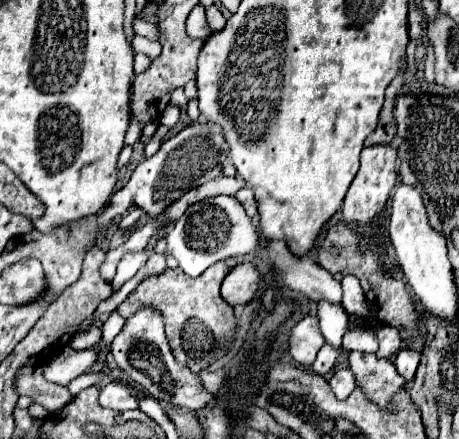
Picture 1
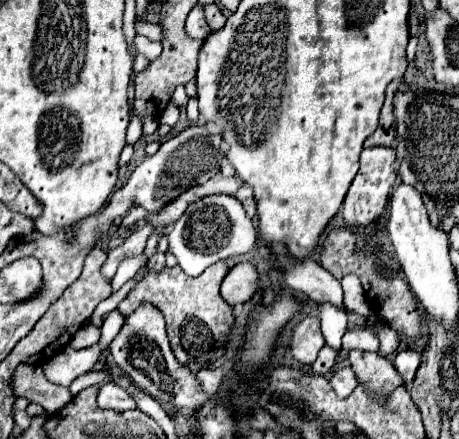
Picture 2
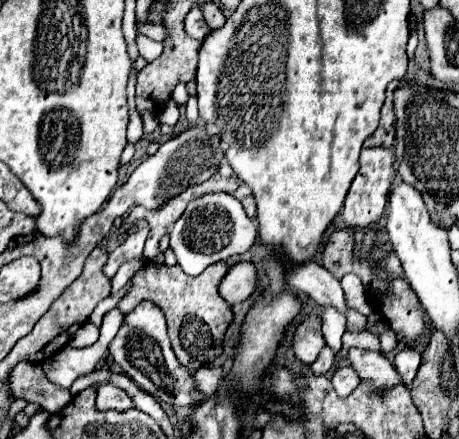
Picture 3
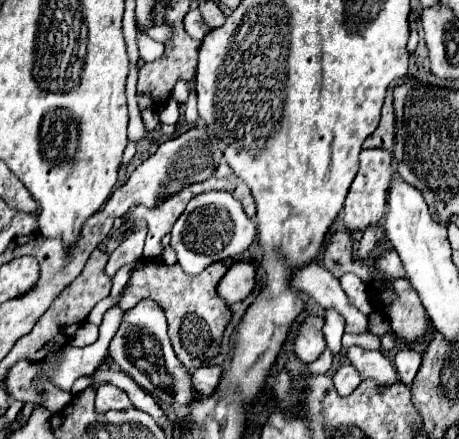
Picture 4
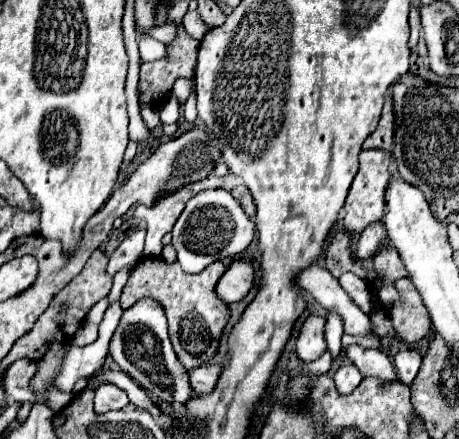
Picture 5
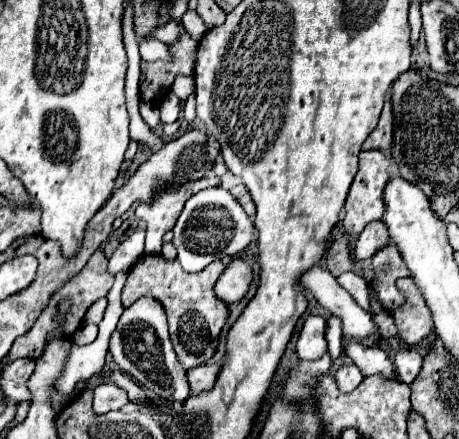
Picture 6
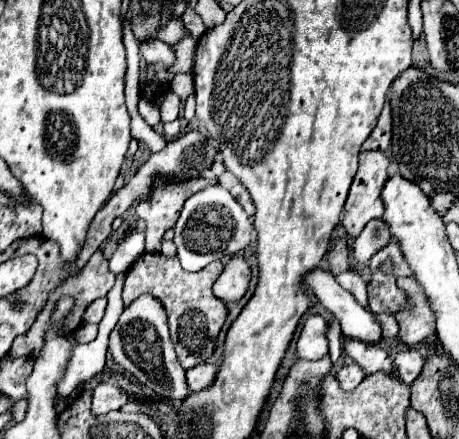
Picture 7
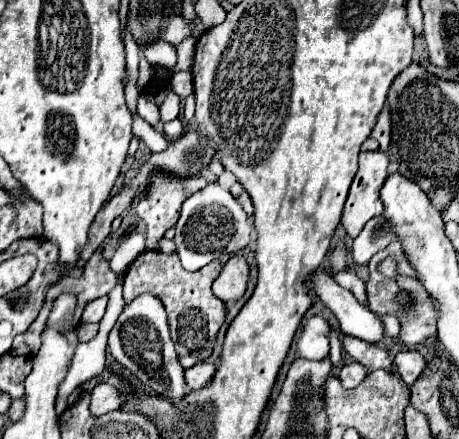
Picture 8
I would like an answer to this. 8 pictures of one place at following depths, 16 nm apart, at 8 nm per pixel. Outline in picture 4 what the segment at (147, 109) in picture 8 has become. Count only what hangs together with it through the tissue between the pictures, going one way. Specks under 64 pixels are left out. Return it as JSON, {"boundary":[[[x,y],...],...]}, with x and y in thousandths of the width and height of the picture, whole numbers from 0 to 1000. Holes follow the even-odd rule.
{"boundary":[[[312,251],[307,255],[320,301],[331,301],[346,282],[346,257],[340,251]]]}

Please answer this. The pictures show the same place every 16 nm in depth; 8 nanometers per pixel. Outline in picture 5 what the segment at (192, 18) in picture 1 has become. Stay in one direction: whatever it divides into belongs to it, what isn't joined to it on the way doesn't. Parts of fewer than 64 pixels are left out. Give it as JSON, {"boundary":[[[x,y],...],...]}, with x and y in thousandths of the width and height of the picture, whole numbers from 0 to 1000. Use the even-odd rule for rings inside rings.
{"boundary":[[[418,14],[414,23],[410,23],[410,32],[401,36],[401,64],[405,64],[405,73],[418,82],[418,87],[427,87],[427,91],[440,91],[444,87],[444,77],[458,68],[444,50],[440,50],[440,41],[436,41],[436,32],[431,32],[431,23]]]}

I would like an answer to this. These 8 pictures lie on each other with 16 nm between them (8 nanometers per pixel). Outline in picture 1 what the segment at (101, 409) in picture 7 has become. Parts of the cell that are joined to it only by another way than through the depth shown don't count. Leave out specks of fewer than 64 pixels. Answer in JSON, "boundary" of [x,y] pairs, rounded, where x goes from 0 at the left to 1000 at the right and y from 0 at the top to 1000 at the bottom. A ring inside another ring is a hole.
{"boundary":[[[240,870],[222,884],[218,893],[218,925],[227,929],[244,929],[253,938],[270,938],[270,934],[296,934],[301,925],[301,897],[309,897],[309,888],[301,884],[283,884],[270,879],[261,870]]]}

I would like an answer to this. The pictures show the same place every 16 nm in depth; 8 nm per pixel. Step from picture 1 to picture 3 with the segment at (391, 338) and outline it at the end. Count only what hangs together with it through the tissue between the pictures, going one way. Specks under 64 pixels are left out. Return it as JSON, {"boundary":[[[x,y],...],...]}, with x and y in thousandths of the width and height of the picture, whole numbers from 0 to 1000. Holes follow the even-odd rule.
{"boundary":[[[841,747],[828,765],[828,806],[850,806],[867,788],[867,761],[854,747]]]}

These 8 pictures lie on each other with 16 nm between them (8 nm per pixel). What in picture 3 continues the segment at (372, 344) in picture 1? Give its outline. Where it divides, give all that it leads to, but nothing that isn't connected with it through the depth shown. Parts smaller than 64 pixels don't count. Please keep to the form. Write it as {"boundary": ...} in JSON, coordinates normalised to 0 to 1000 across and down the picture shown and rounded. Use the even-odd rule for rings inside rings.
{"boundary":[[[802,749],[789,756],[752,756],[745,768],[745,793],[734,811],[745,822],[756,815],[754,806],[758,806],[760,795],[767,790],[784,790],[784,795],[802,800],[821,800],[821,788],[828,788],[824,765]],[[767,779],[771,779],[771,788]]]}

